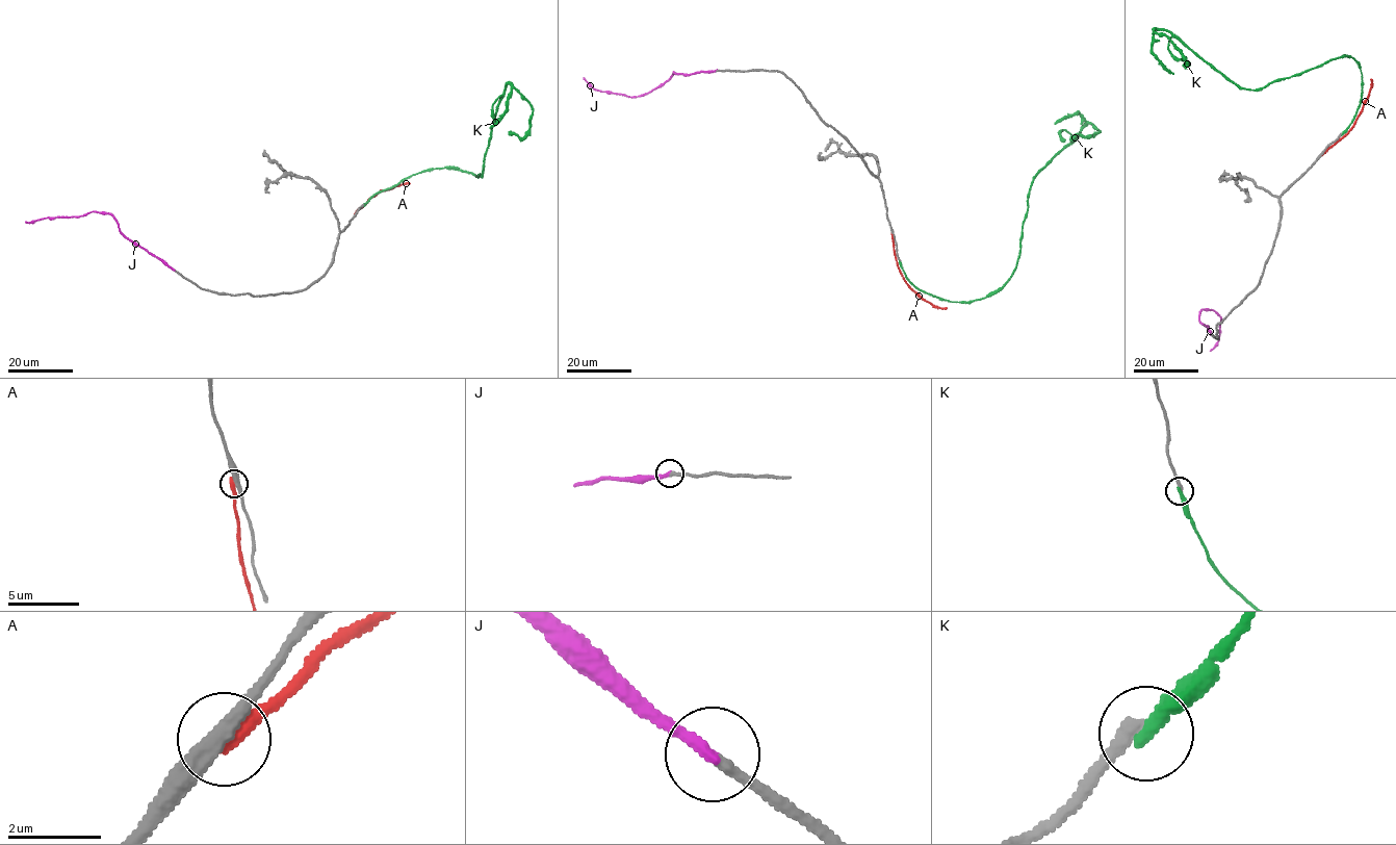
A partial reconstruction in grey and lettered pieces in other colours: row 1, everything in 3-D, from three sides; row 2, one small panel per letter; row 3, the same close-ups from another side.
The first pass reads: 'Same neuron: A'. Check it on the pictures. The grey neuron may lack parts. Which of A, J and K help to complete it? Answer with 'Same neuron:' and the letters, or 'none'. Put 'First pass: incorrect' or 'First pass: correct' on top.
First pass: incorrect
Same neuron: J

